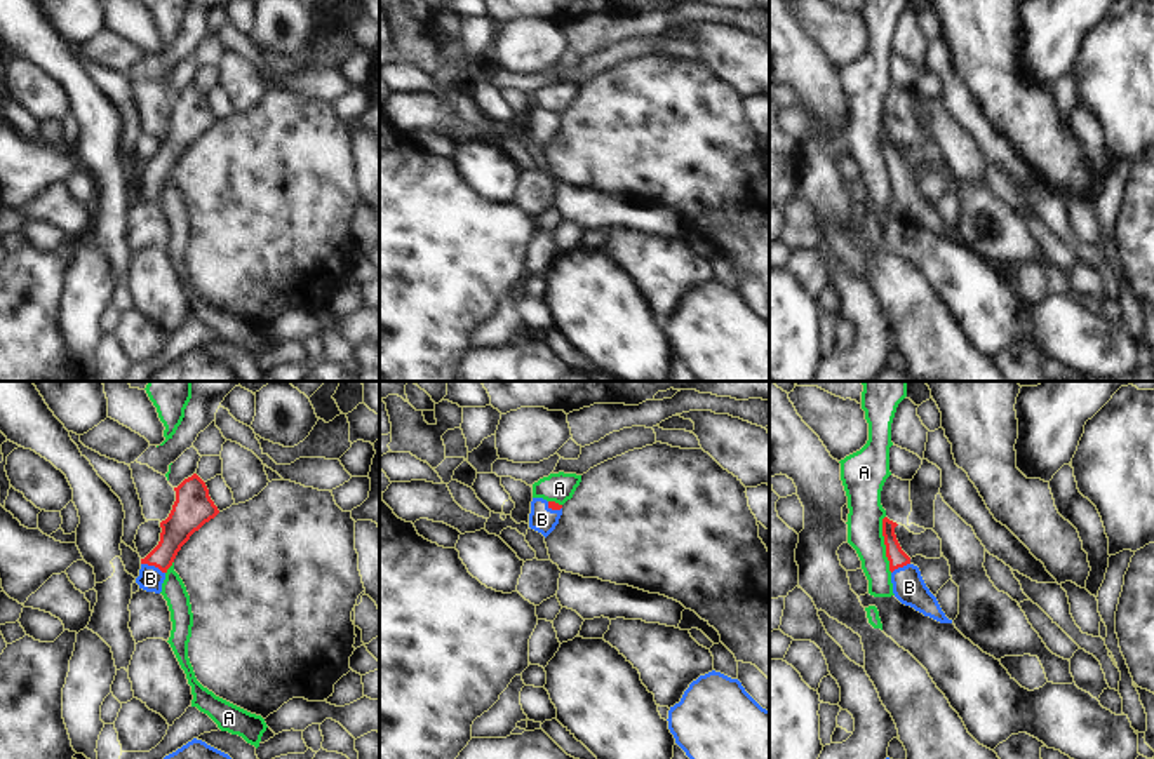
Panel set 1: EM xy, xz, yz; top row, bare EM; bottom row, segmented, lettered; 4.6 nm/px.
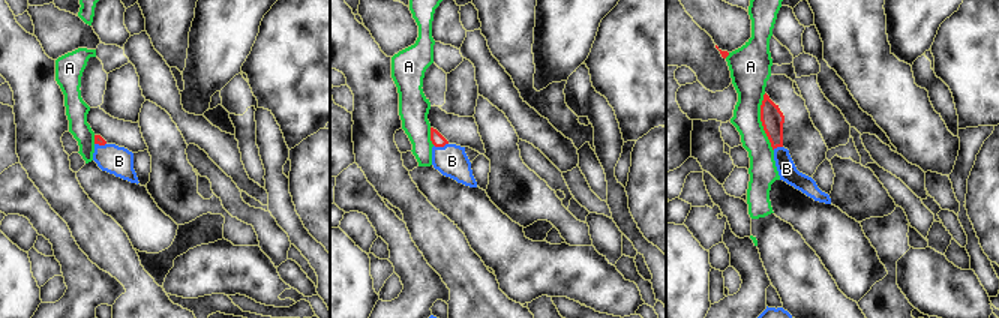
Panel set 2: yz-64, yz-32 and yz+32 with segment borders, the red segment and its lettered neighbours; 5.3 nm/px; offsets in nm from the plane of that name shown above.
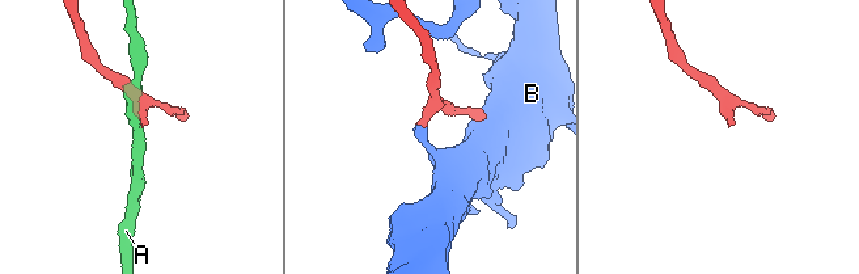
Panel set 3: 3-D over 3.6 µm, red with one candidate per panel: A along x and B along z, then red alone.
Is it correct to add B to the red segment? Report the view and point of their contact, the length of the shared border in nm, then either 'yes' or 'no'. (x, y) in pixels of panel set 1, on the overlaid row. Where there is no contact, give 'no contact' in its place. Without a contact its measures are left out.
xy (154, 564) | 120 nm | yes

